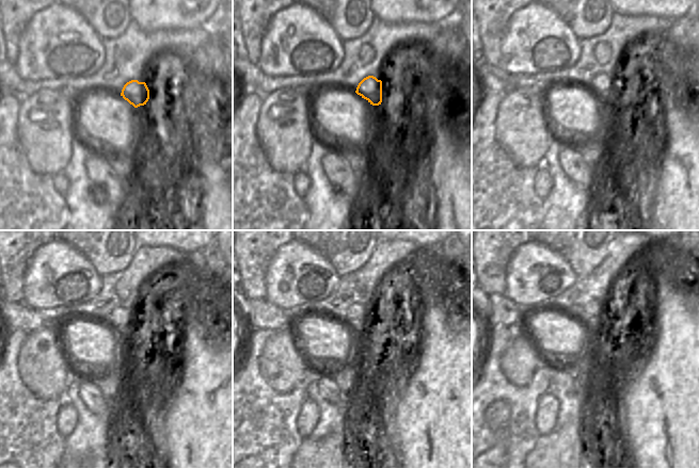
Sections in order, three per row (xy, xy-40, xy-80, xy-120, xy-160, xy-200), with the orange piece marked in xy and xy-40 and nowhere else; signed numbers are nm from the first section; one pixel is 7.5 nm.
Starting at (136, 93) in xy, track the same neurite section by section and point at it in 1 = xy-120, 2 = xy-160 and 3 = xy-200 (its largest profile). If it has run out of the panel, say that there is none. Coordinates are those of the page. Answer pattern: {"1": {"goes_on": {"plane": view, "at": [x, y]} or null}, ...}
{"1": {"goes_on": {"plane": "xy-120", "at": [123, 321]}}, "2": {"goes_on": {"plane": "xy-160", "at": [356, 317]}}, "3": {"goes_on": {"plane": "xy-200", "at": [596, 313]}}}

